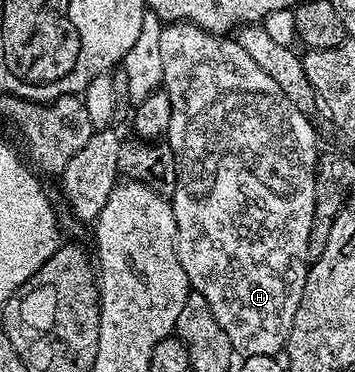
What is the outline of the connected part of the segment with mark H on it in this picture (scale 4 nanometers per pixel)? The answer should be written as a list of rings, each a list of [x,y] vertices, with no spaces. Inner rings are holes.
[[[171,22],[161,27],[159,36],[159,53],[163,59],[163,76],[161,84],[165,95],[171,100],[171,124],[167,135],[167,145],[175,156],[177,165],[177,183],[171,196],[173,215],[177,225],[177,255],[179,264],[183,264],[183,272],[187,272],[190,287],[197,290],[211,304],[211,312],[215,312],[215,320],[219,320],[219,328],[227,332],[227,340],[231,340],[234,351],[238,355],[251,356],[280,355],[285,349],[285,342],[291,332],[291,324],[295,320],[295,308],[299,308],[299,300],[303,300],[303,288],[309,275],[311,261],[308,258],[308,236],[313,229],[313,213],[315,212],[315,176],[319,155],[317,134],[309,123],[310,115],[299,109],[251,60],[251,56],[243,48],[239,48],[236,40],[229,36],[212,34],[210,30],[191,24],[190,22]]]

